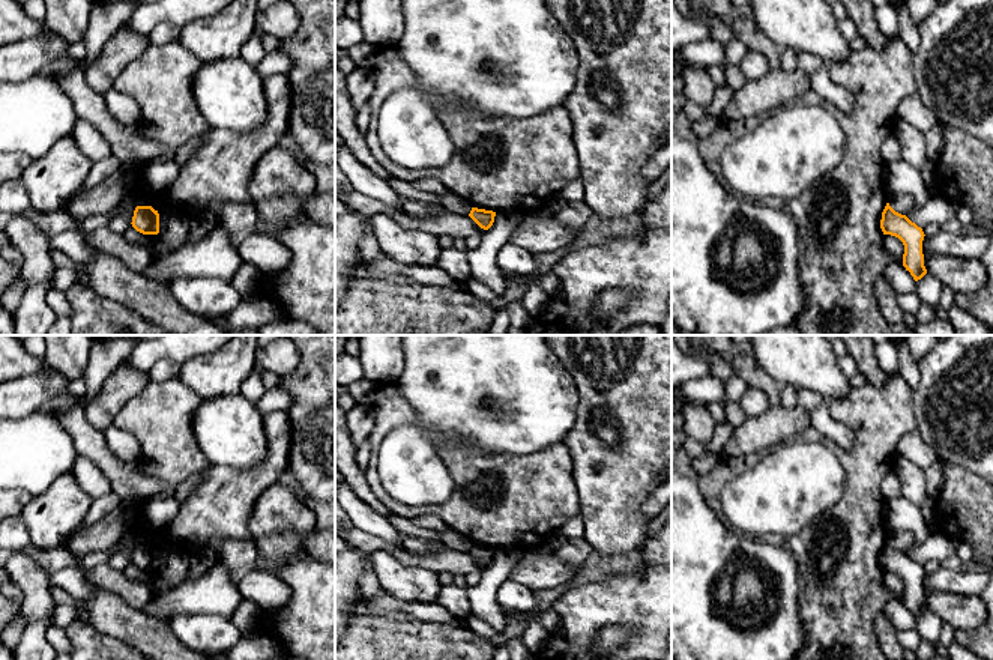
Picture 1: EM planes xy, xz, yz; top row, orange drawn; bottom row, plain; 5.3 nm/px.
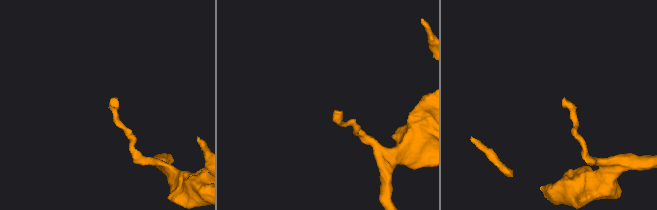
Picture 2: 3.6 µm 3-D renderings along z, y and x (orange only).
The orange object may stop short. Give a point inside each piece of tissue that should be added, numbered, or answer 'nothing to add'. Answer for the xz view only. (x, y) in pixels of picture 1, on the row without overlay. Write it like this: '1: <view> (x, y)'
nothing to add

